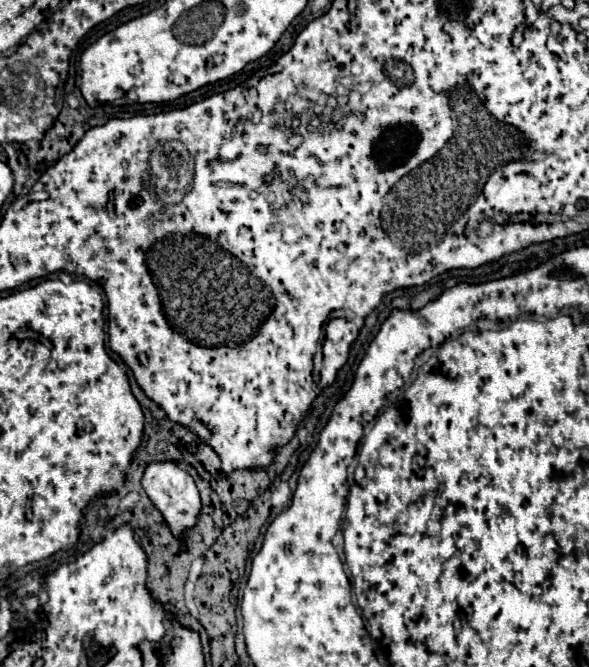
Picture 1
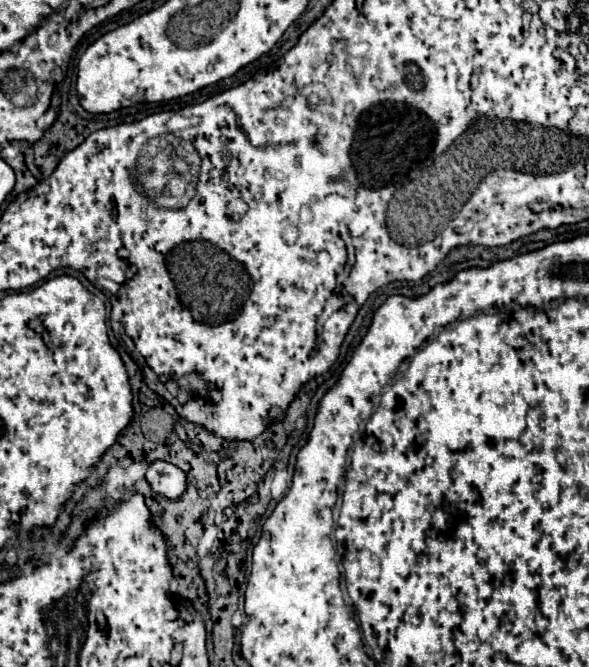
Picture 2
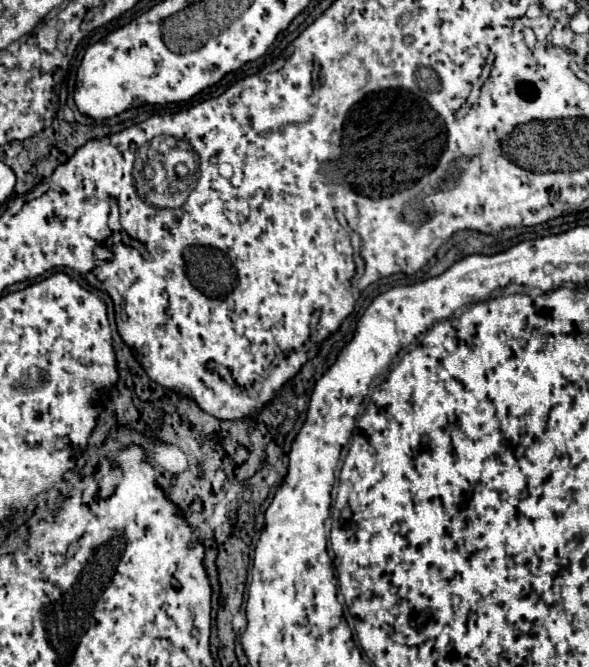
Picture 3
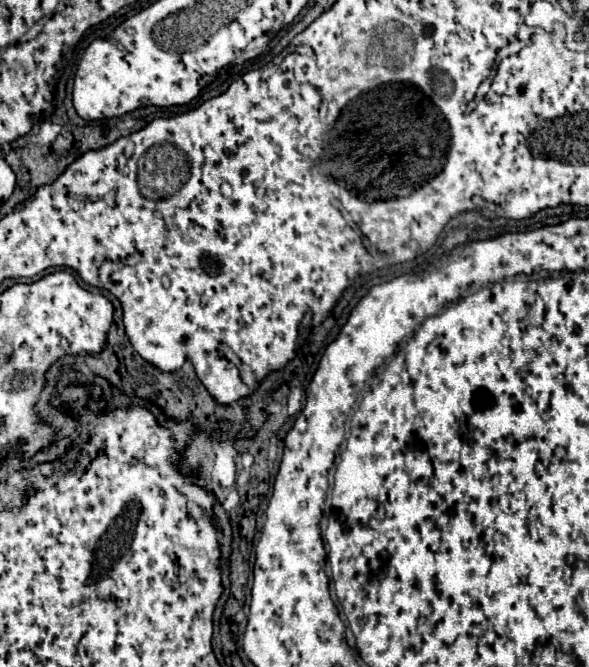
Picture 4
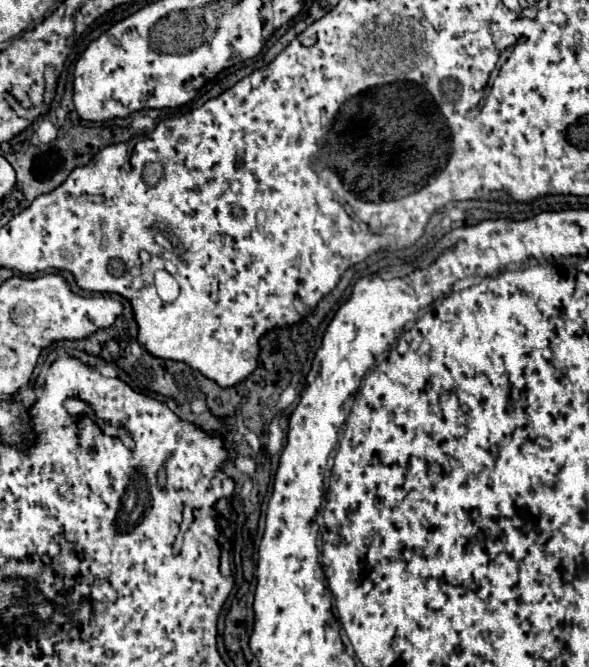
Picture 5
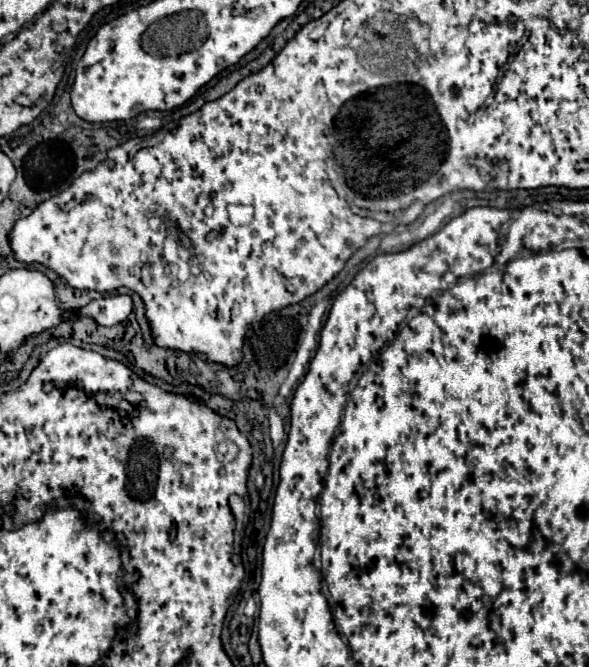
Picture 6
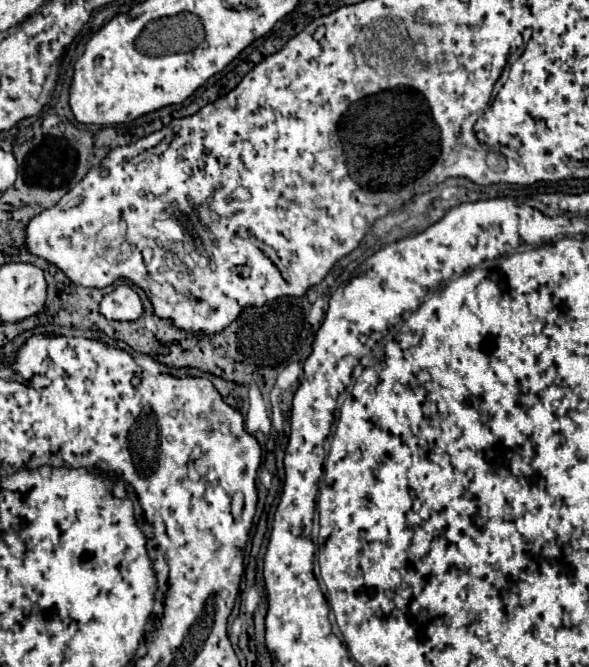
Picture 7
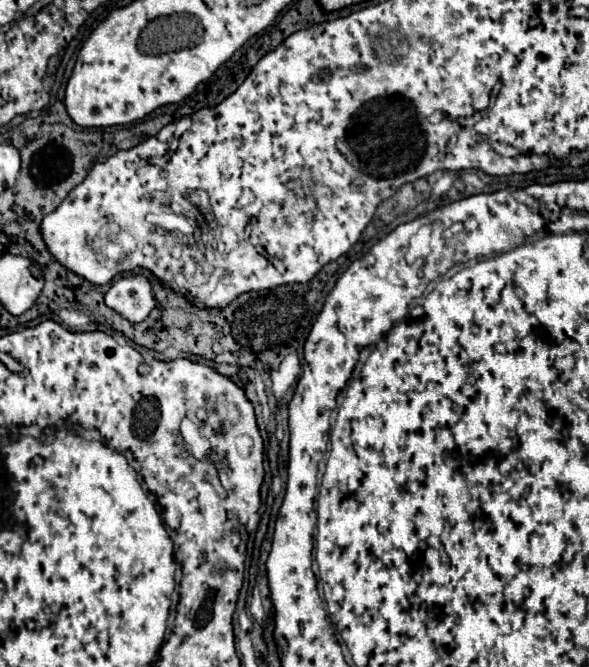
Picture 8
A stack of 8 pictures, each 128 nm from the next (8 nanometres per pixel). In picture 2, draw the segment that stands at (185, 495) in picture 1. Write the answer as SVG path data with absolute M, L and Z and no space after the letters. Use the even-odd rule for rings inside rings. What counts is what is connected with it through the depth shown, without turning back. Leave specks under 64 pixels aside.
M156 460L146 470L146 480L152 486L152 490L168 500L180 500L186 492L186 474L178 466Z

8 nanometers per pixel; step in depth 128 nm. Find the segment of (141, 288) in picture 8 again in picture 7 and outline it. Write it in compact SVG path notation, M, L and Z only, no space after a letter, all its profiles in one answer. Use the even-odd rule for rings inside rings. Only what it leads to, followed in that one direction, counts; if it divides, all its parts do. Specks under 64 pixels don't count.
M122 284L102 298L100 314L108 320L136 320L142 316L140 296L130 286Z

